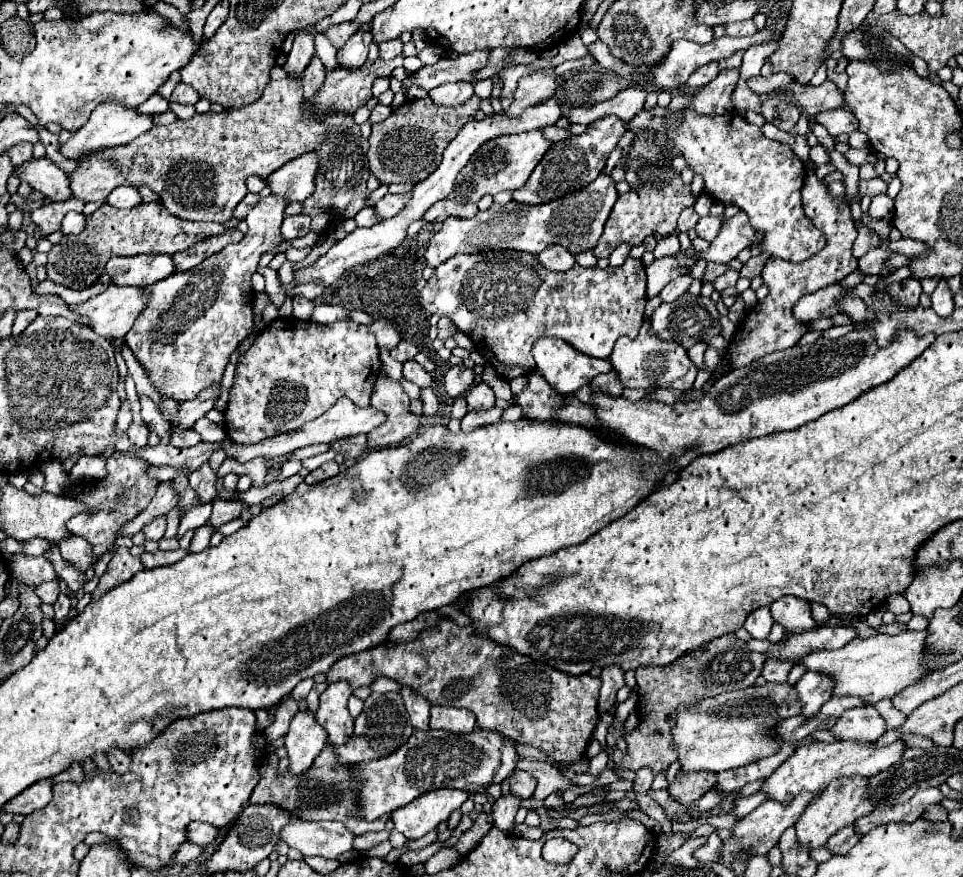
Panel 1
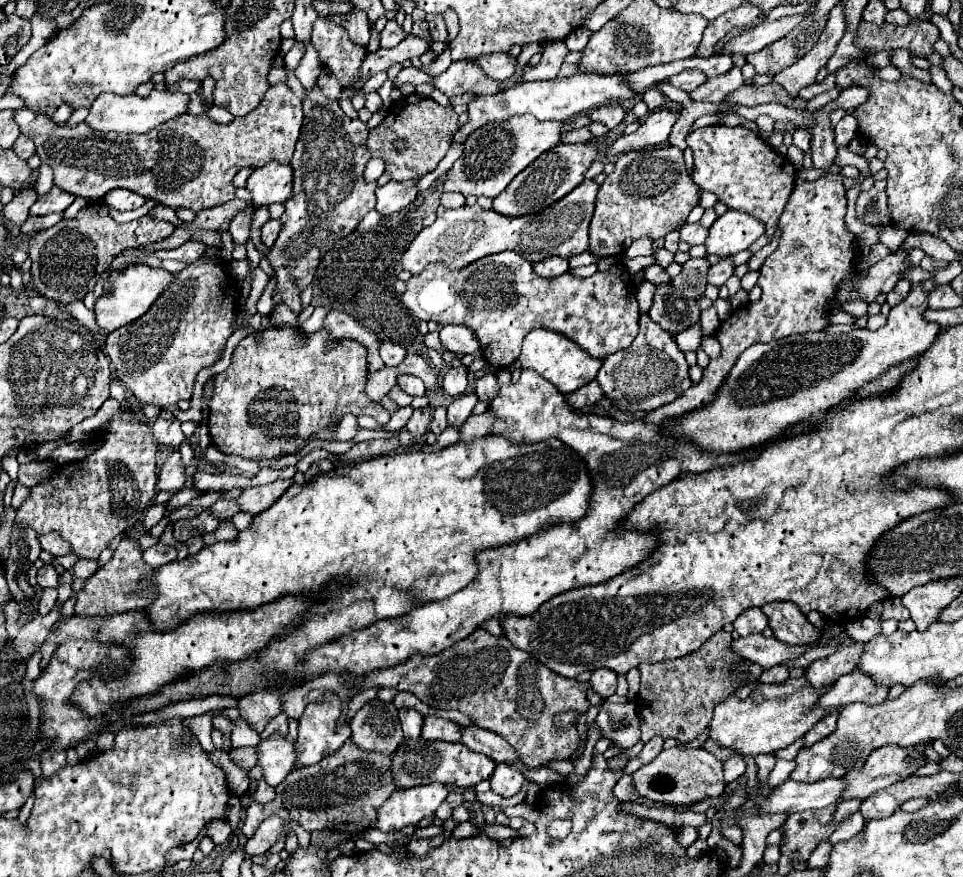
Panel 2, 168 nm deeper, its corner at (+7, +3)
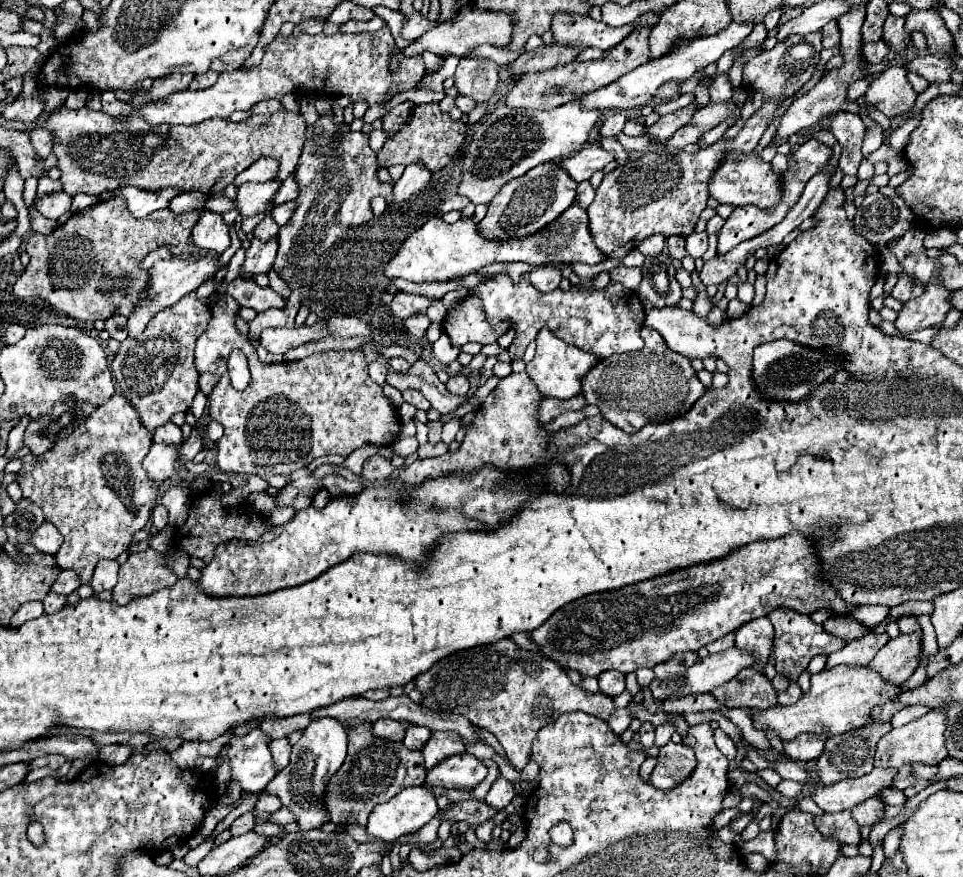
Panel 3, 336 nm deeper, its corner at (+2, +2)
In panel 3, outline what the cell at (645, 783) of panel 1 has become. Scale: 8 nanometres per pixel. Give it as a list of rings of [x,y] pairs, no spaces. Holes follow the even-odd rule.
[[[671,723],[659,725],[659,727],[655,729],[655,745],[657,745],[657,747],[667,745],[667,743],[671,741],[671,735],[673,735],[673,733],[675,733],[675,727],[673,727]]]

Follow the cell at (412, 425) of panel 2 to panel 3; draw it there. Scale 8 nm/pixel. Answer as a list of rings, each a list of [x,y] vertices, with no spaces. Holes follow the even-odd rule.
[[[409,437],[409,439],[397,439],[397,441],[393,443],[393,447],[395,447],[395,451],[397,451],[399,455],[407,457],[407,455],[413,455],[413,453],[417,451],[419,443],[417,443],[415,437]]]

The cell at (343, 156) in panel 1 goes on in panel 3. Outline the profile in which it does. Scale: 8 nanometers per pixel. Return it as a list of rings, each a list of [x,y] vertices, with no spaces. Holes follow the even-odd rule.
[[[319,115],[319,119],[307,127],[303,153],[295,171],[299,185],[297,209],[289,223],[279,227],[279,251],[273,269],[289,285],[291,295],[287,305],[281,309],[269,309],[259,313],[249,323],[249,335],[265,331],[265,327],[295,327],[295,318],[305,273],[319,261],[319,257],[335,245],[351,227],[367,223],[373,217],[371,199],[383,195],[391,203],[391,185],[377,179],[377,155],[369,147],[369,137],[363,131],[351,131],[349,125],[337,125],[333,115]]]

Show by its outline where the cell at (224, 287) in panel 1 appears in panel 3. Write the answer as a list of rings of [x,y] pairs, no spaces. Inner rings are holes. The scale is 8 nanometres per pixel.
[[[193,291],[173,307],[157,313],[139,337],[127,337],[121,341],[121,347],[111,361],[111,371],[125,399],[137,407],[137,413],[149,431],[167,423],[173,413],[187,411],[191,407],[193,397],[199,391],[199,373],[193,363],[195,341],[205,333],[209,321],[211,307]]]

